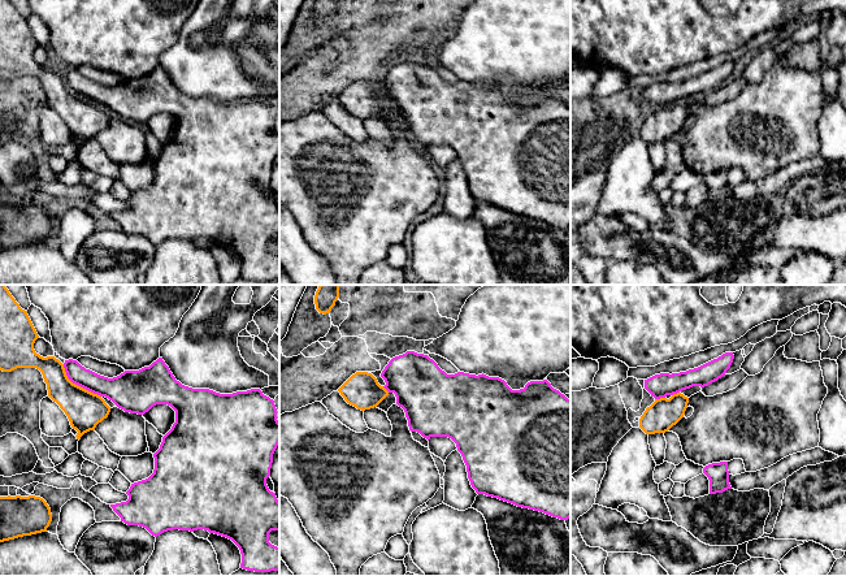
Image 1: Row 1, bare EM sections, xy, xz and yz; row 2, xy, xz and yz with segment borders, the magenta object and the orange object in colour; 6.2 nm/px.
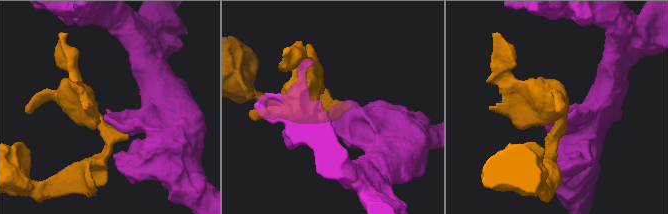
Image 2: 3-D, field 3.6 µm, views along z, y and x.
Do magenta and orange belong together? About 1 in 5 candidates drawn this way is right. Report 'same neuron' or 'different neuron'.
different neuron

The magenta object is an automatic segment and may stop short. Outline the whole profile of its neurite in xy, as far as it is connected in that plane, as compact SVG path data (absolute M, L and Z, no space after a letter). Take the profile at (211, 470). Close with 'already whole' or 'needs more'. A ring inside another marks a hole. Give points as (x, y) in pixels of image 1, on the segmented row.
M162 358L139 371L125 371L108 378L82 367L77 360L65 360L68 378L100 397L112 400L125 412L144 415L156 404L168 404L175 411L175 423L162 437L160 449L153 454L153 473L131 484L126 502L110 504L127 525L146 528L157 537L164 532L204 529L231 540L240 550L240 568L255 572L279 571L279 547L269 542L269 533L279 530L279 501L270 491L266 478L270 476L273 454L279 445L279 421L274 400L260 389L220 394L209 389L192 389L175 380Z | already whole

